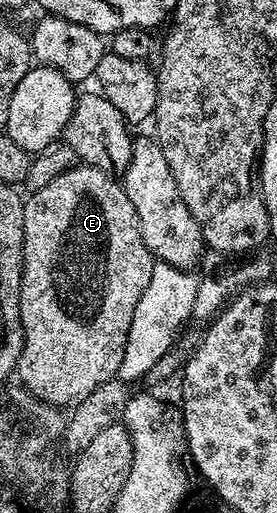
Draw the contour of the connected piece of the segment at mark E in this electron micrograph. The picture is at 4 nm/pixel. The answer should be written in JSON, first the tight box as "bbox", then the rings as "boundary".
{"bbox":[18,163,154,407],"boundary":[[[77,163],[54,183],[35,190],[24,203],[24,270],[20,314],[24,346],[18,366],[19,384],[38,400],[74,407],[94,387],[113,380],[122,367],[134,307],[150,283],[154,258],[142,239],[134,203],[113,174]]]}

